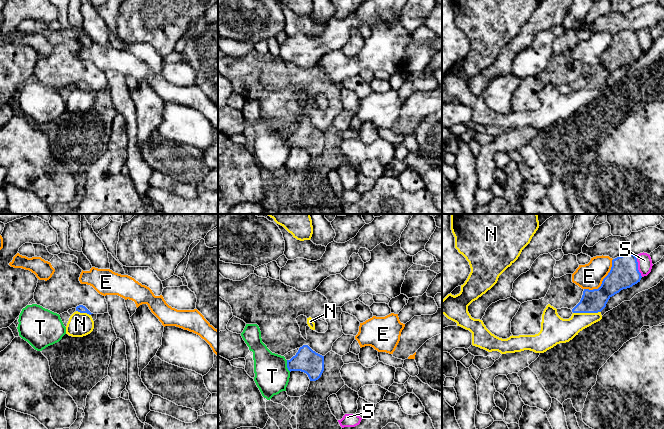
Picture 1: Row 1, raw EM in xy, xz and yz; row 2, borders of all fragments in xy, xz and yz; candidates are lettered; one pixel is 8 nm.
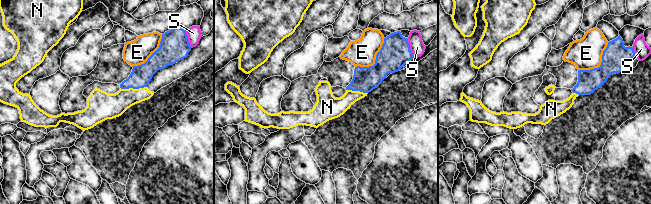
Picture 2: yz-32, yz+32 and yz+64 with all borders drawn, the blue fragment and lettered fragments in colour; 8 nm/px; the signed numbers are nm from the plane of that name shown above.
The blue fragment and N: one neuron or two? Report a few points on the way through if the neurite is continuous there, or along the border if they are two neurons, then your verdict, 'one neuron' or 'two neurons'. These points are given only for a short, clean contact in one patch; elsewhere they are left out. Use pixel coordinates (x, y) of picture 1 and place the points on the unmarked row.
border along yz (600, 87), (573, 89); two neurons

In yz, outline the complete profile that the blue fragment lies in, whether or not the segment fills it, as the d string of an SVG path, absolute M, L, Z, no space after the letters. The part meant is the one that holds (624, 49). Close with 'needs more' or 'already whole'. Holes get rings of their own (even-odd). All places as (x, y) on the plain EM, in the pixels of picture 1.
M627 29L612 36L612 43L598 65L584 65L580 78L571 86L557 85L563 95L571 94L573 89L601 88L608 76L623 65L640 58L642 52L638 46L636 31Z; needs more

